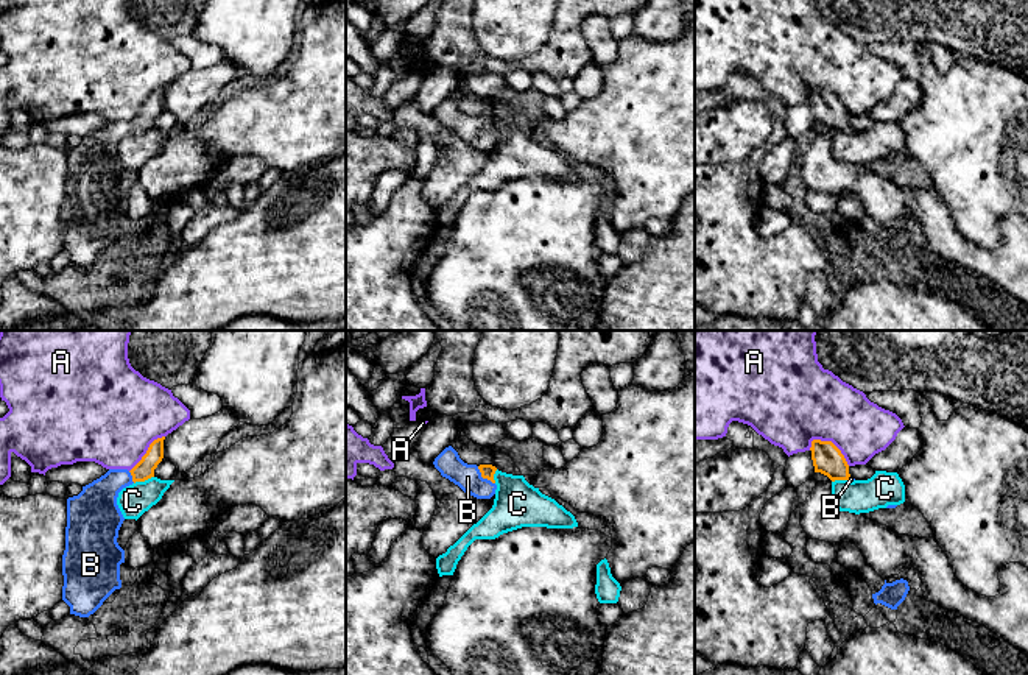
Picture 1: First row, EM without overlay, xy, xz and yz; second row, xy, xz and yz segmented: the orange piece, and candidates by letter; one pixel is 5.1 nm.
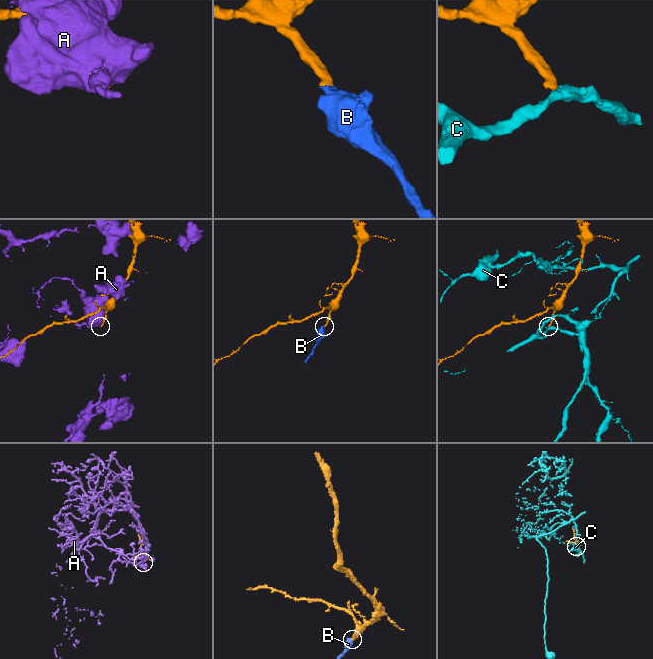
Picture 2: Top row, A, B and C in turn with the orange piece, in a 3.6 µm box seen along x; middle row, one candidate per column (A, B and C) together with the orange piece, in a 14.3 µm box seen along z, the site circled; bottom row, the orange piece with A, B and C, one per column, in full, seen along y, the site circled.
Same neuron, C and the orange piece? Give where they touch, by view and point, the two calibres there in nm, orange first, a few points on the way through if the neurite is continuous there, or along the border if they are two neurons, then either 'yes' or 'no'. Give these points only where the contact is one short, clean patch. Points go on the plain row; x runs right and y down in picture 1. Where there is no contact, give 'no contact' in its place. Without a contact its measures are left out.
contact xy (144, 131); calibres 100 and 160 nm; border xy (153, 127), (134, 134); no

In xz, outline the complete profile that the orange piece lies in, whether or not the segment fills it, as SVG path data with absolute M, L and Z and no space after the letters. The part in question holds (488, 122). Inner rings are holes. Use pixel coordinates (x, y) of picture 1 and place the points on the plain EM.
M452 97L445 98L433 115L442 128L477 150L491 150L495 145L494 125L497 118L492 115L467 115Z

